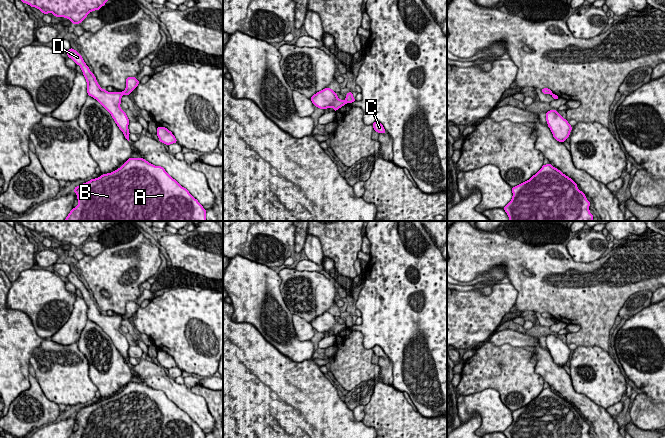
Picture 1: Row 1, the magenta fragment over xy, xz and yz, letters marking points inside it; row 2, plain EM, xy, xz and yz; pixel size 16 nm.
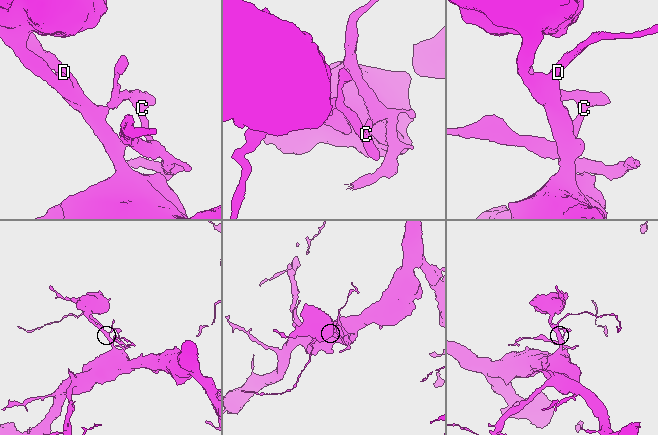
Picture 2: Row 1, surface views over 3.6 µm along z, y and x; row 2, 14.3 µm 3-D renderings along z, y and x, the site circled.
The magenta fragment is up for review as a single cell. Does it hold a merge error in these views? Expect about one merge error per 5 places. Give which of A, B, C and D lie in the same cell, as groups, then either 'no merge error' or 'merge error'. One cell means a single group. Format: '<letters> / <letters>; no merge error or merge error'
A B D / C; merge error

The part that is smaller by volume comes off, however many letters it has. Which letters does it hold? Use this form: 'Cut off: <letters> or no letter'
Cut off: C

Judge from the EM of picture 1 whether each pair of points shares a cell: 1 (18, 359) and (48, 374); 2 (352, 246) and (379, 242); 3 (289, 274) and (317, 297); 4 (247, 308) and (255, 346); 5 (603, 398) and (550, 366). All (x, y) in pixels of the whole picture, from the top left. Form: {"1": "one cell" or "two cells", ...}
{"1": "two cells", "2": "two cells", "3": "one cell", "4": "two cells", "5": "two cells"}

